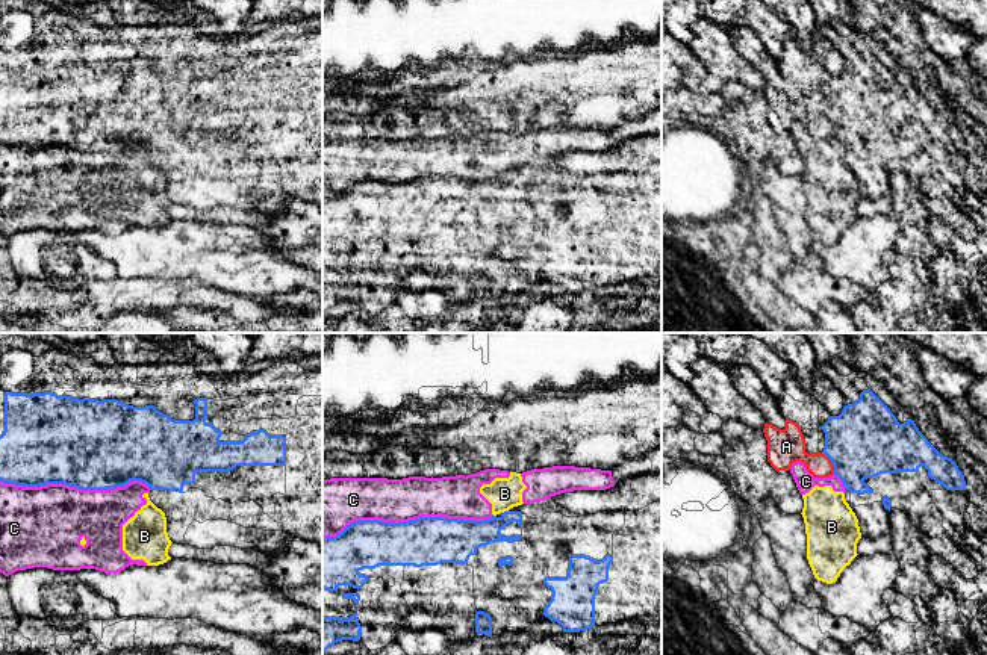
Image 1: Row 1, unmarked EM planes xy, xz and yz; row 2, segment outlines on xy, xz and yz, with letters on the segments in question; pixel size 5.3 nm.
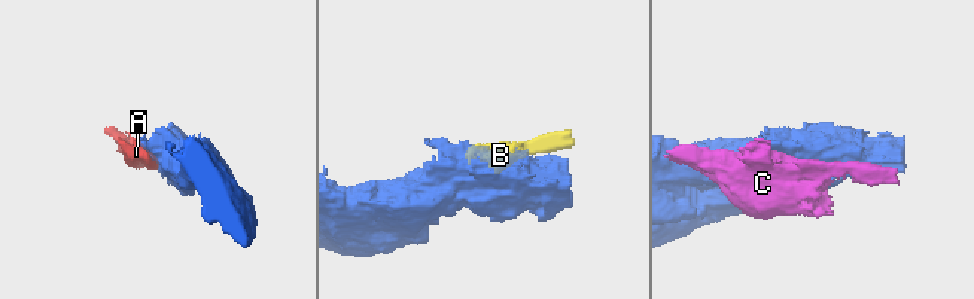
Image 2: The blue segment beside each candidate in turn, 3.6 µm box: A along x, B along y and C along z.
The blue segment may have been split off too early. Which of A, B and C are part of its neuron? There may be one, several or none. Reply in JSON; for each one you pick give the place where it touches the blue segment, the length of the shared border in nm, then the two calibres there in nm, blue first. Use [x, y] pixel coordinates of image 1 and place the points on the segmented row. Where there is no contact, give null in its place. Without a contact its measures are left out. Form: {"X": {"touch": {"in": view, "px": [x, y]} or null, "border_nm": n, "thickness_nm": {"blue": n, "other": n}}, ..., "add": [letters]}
{"add": []}

